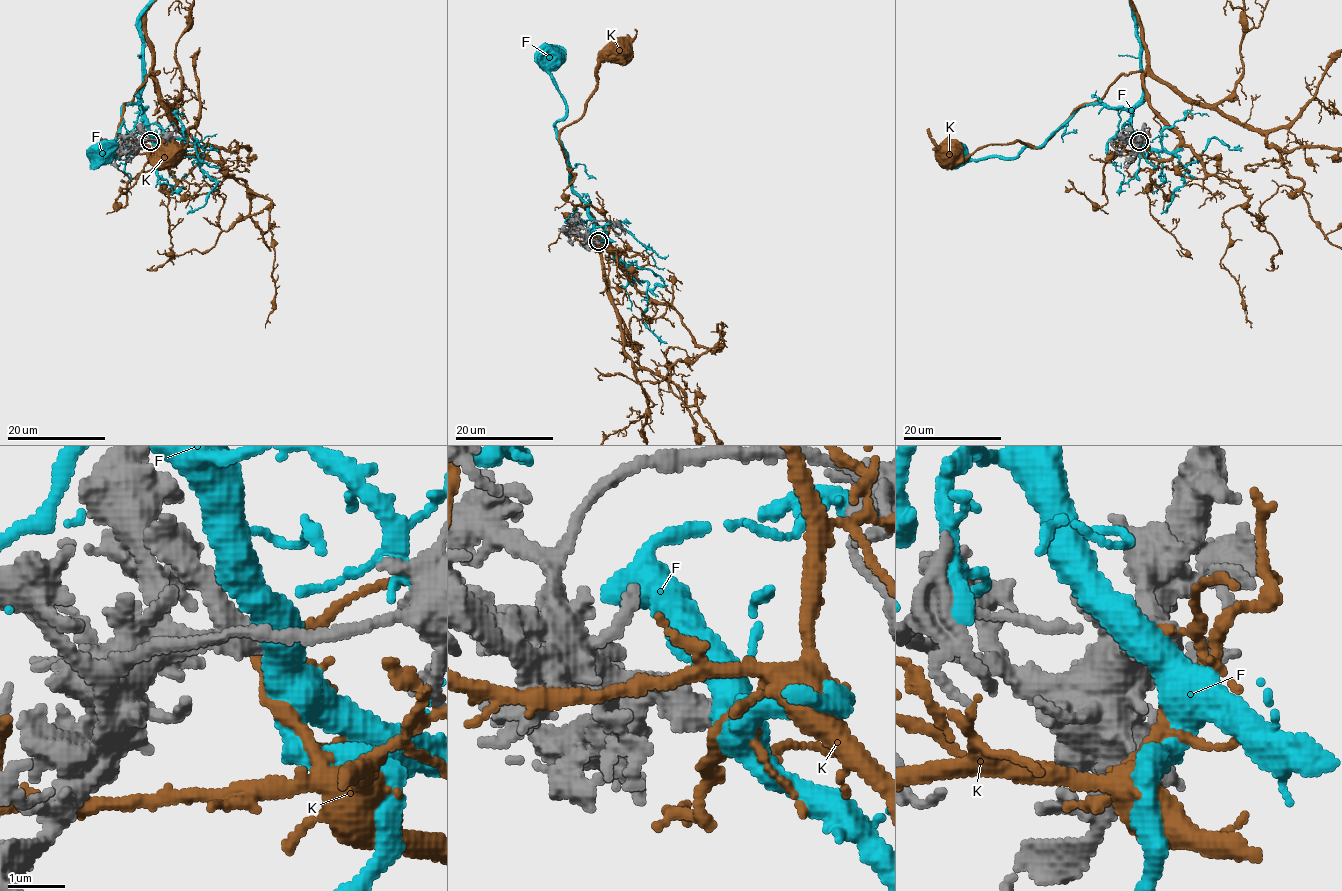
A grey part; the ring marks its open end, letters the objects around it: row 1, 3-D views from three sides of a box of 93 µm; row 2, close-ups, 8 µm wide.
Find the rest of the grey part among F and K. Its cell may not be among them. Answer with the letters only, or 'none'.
none

